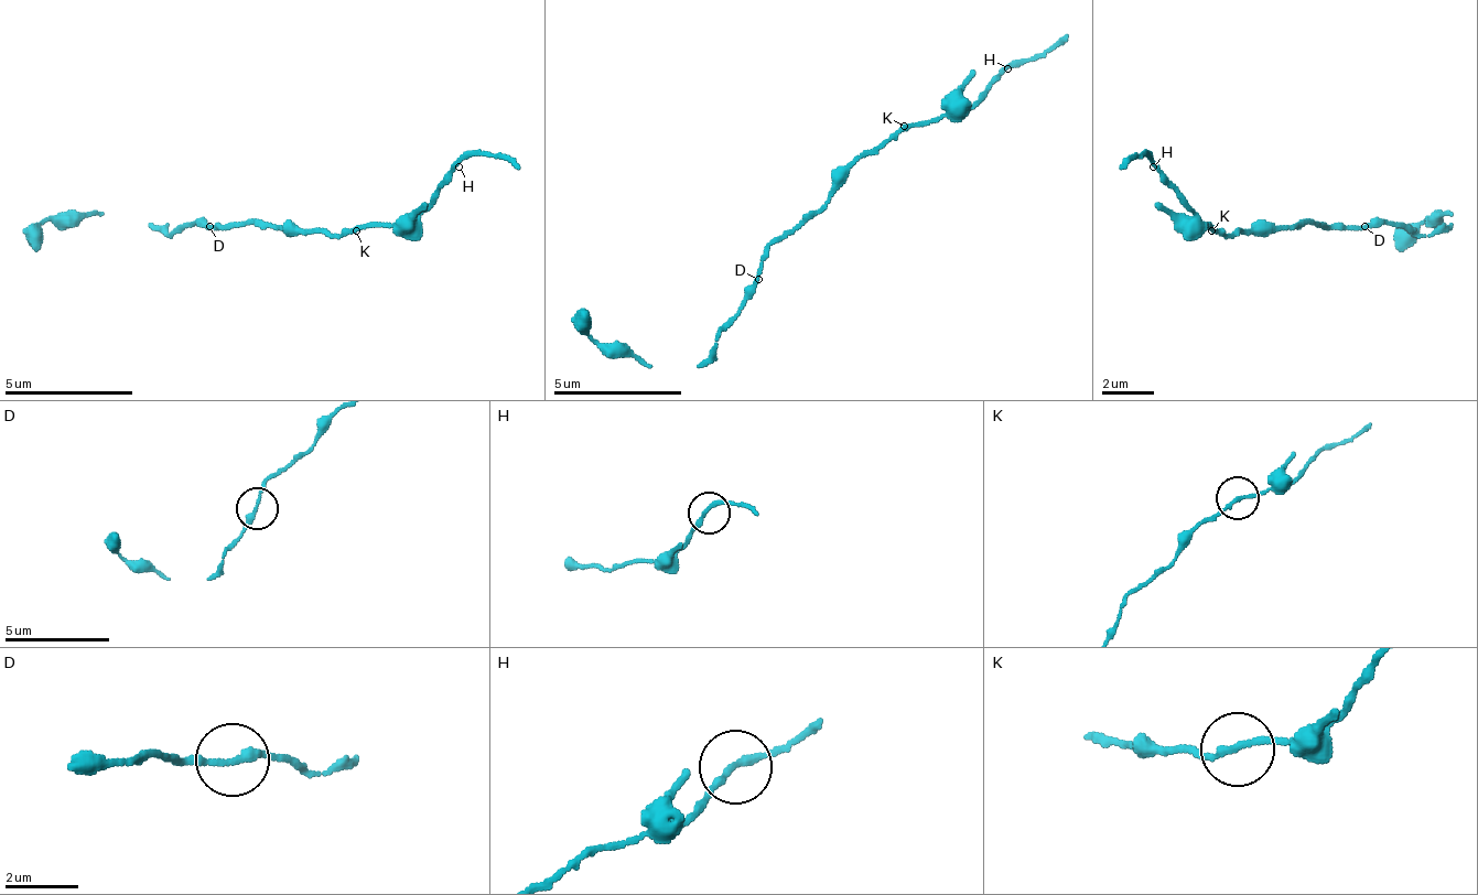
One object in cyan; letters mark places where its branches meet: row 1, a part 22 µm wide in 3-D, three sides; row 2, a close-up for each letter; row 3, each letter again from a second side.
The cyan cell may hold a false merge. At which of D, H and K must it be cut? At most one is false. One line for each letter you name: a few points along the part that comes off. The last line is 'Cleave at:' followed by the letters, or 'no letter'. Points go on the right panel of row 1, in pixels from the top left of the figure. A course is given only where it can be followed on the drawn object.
Cleave at: no letter

